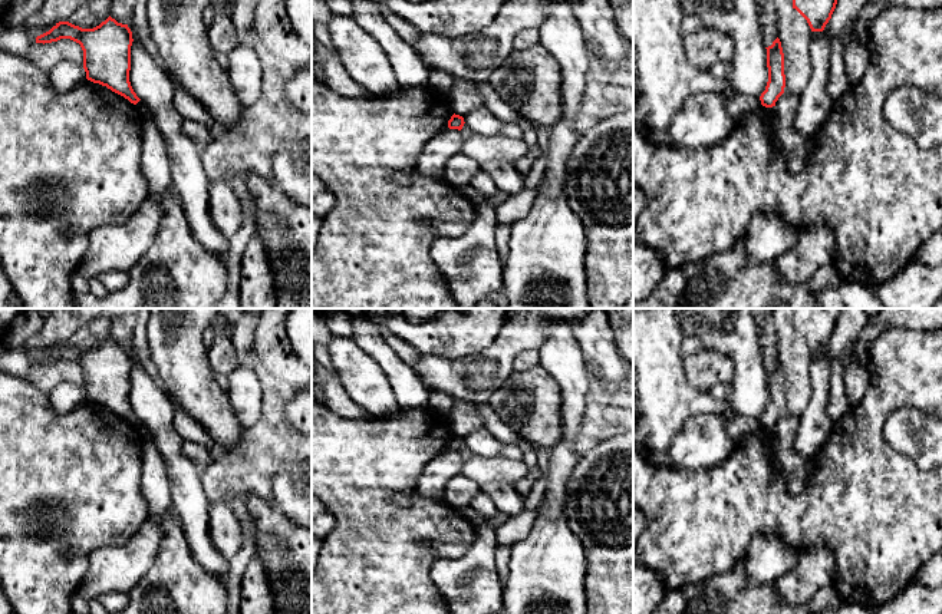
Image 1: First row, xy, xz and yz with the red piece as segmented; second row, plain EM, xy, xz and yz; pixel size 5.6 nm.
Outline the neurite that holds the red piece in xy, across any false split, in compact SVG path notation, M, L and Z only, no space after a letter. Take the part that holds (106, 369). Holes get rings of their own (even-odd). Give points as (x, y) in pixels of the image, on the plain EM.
M111 337L93 350L82 350L69 343L56 344L49 353L36 359L36 364L70 360L83 372L86 400L106 407L136 426L141 420L129 403L132 353L128 346Z

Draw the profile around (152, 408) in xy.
M131 344L128 349L132 353L131 367L131 392L129 403L136 417L144 423L152 436L152 443L165 460L172 508L181 522L185 539L192 552L194 559L208 572L223 578L228 571L228 561L214 547L210 537L210 501L204 493L201 482L201 468L198 468L190 458L182 453L184 438L178 435L174 426L174 406L165 396L165 392L158 387L155 380L145 372L142 363L135 357Z

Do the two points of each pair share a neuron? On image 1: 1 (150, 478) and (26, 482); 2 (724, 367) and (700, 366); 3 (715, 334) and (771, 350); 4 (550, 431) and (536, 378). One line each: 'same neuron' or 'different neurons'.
1: different neurons
2: same neuron
3: different neurons
4: same neuron

